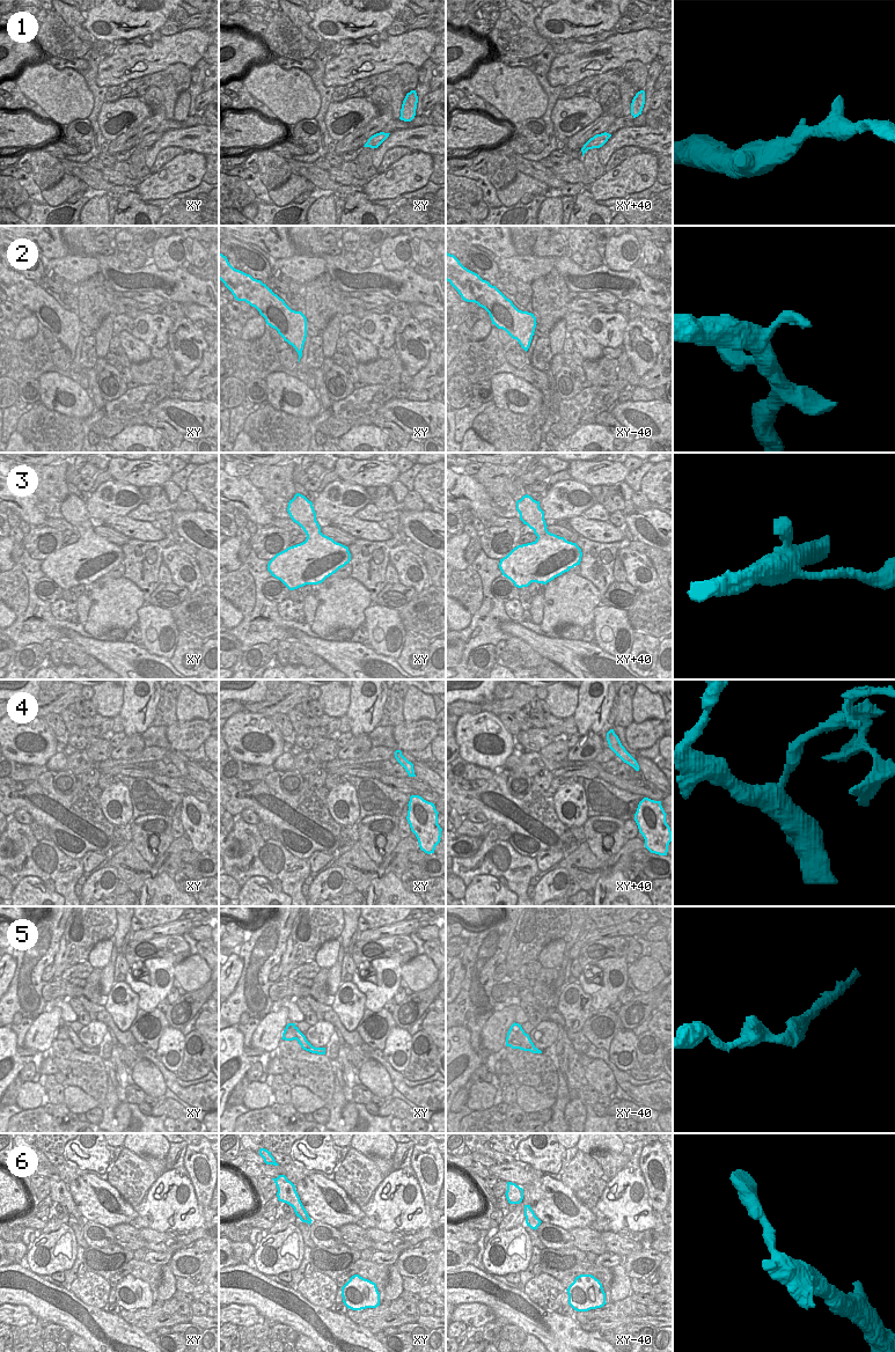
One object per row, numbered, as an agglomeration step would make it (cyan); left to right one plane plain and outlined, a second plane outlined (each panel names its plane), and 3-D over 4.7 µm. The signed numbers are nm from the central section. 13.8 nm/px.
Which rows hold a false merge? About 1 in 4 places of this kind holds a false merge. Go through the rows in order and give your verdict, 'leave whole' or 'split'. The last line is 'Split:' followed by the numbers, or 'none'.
1: leave whole
2: leave whole
3: leave whole
4: split
5: leave whole
6: leave whole
Split: 4

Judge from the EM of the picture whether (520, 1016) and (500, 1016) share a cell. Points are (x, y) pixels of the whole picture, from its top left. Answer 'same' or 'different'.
different

